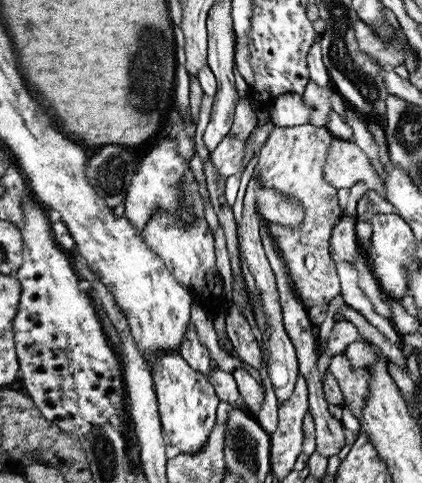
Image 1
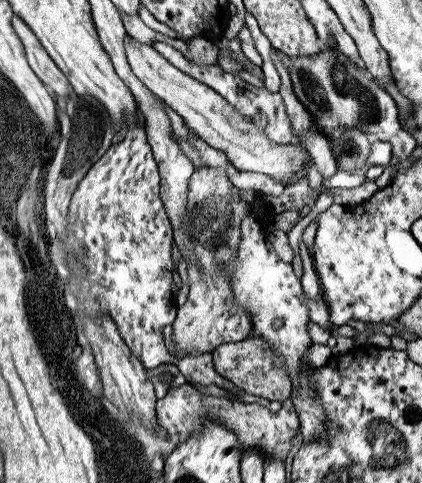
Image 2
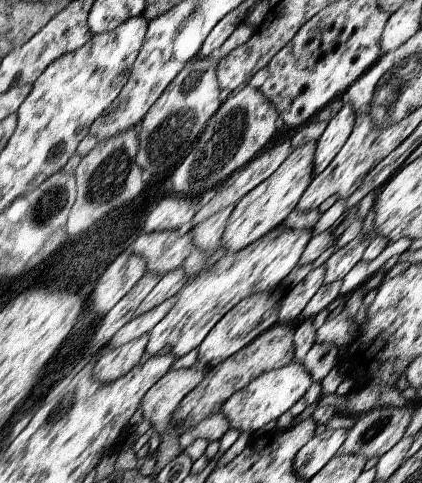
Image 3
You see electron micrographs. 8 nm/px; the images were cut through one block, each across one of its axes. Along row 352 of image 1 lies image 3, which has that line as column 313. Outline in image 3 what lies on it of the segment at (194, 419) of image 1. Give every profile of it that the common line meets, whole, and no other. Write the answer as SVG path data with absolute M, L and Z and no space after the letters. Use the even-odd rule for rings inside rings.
M343 100L343 108L329 120L323 134L315 142L317 148L315 148L315 160L313 160L313 176L319 176L337 156L337 152L341 152L341 146L349 138L353 124L355 124L353 108L351 104L347 104L347 100Z

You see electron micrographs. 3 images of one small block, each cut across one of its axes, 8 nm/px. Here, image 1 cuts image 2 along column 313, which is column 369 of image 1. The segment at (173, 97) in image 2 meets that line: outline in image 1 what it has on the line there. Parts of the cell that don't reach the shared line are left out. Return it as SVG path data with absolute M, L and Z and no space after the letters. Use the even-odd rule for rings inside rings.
M334 138L328 158L326 158L326 184L330 184L334 190L354 188L354 184L364 184L368 190L376 194L384 194L386 186L382 180L374 174L374 170L368 164L368 158L364 152L360 152L358 146L352 144L352 140L340 140Z

